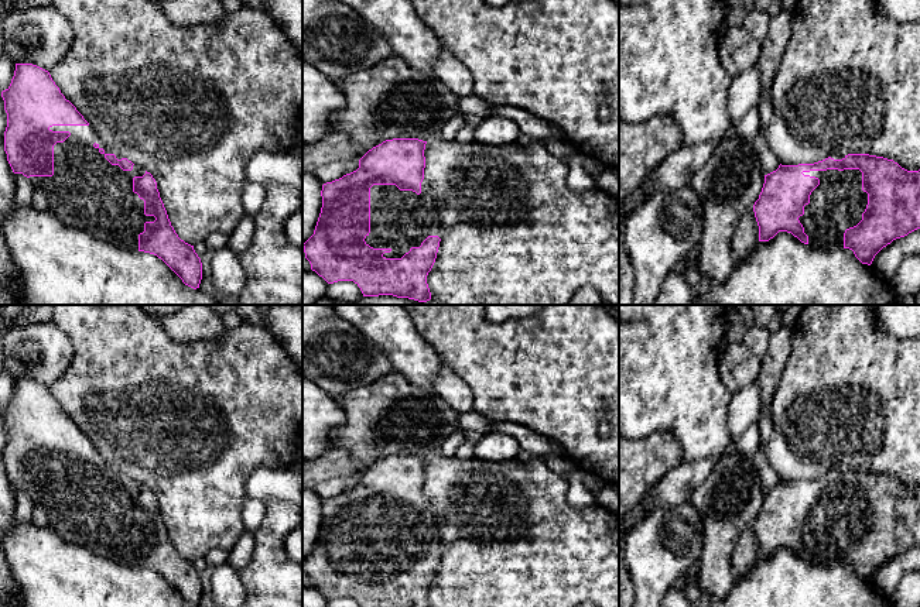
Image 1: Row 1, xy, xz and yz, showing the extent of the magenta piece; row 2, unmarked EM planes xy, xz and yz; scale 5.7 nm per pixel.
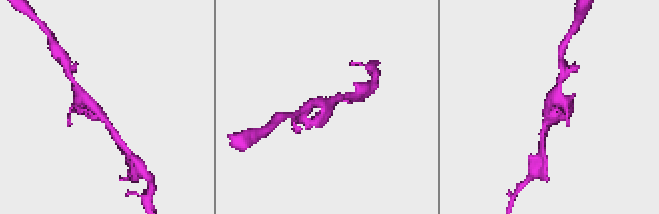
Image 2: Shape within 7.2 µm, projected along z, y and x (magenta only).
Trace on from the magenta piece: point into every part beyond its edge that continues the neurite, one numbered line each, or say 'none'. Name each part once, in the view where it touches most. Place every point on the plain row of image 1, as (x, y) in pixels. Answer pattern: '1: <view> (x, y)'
1: yz (837, 520)

